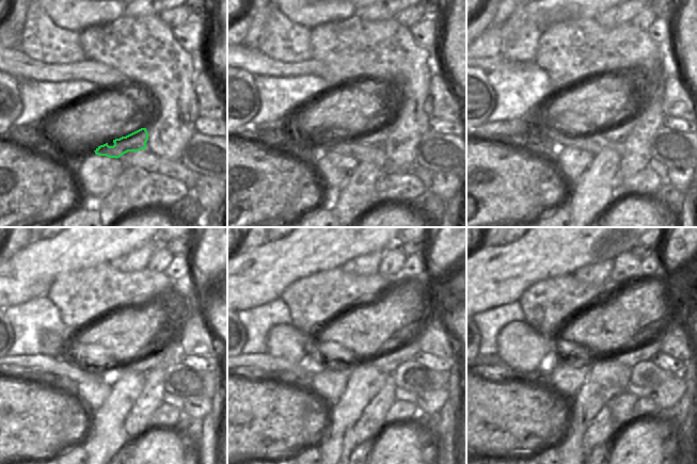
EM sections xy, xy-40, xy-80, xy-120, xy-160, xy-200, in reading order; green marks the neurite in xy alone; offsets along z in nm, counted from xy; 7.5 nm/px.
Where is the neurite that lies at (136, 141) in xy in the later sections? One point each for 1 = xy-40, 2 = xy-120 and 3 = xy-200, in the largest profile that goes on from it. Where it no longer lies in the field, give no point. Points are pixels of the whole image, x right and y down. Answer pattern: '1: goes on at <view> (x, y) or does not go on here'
1: goes on at xy-40 (378, 137)
2: goes on at xy-120 (145, 364)
3: goes on at xy-200 (646, 351)

